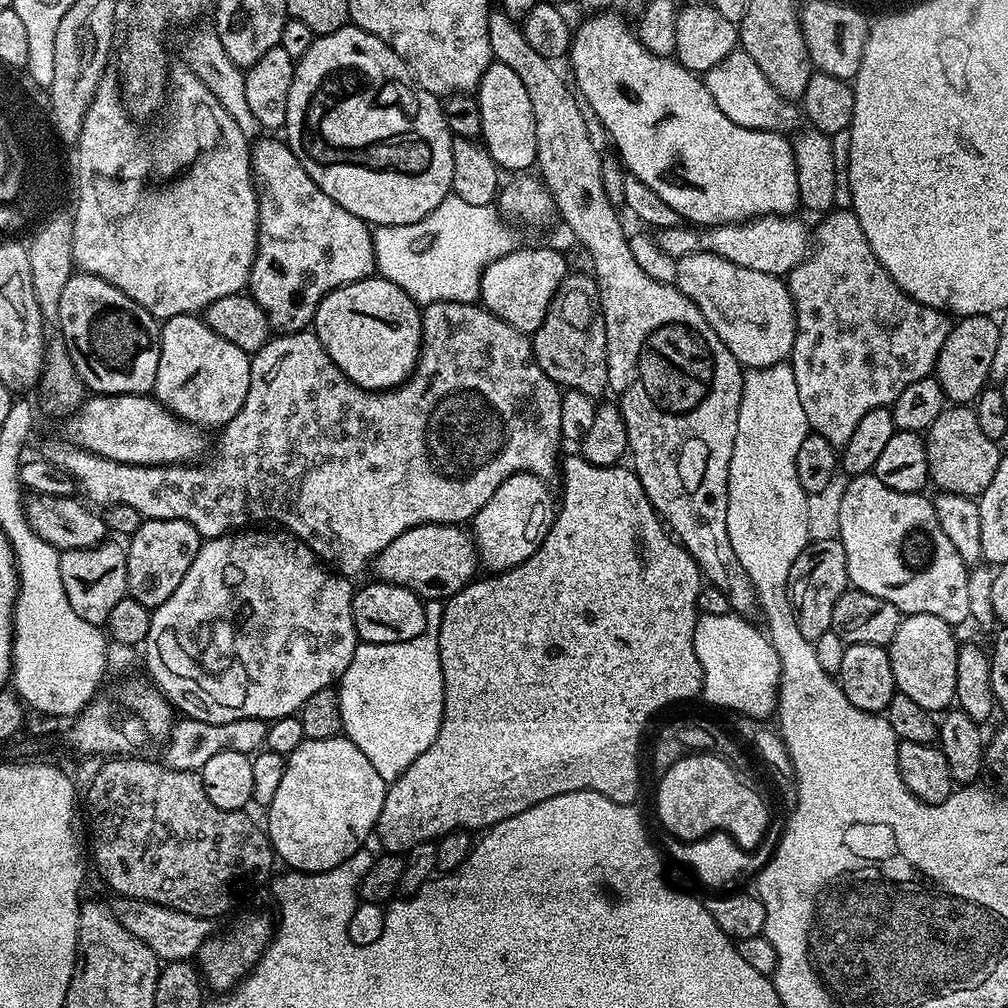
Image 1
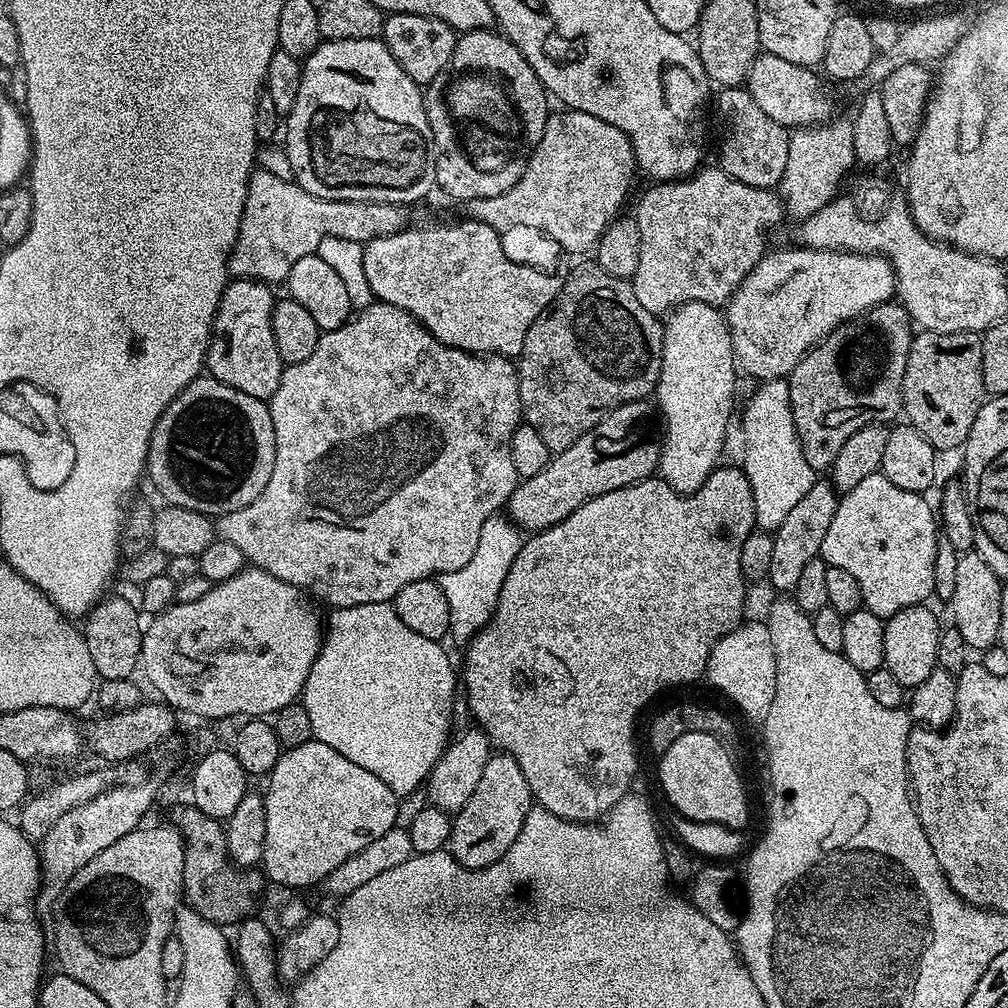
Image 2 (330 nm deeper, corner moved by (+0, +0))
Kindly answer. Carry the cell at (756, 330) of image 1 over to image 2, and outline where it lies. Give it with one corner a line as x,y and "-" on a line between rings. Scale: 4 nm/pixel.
795,246
796,248
784,248
781,252
769,251
760,257
760,261
754,266
754,270
750,270
750,274
746,274
746,278
738,286
738,290
732,295
731,300
726,305
726,319
728,329
732,335
732,350
736,353
736,359
739,367
744,368
750,375
756,379
756,382
766,380
779,380
786,378
794,370
794,366
798,366
798,362
806,355
806,353
820,343
824,337
831,334
840,324
845,324
848,320
854,320
858,316
864,315
865,312
876,308
880,304
889,303
896,296
896,275
892,269
892,264
883,256
867,256
861,252
839,252
838,250
814,250
813,248
805,248
803,246

